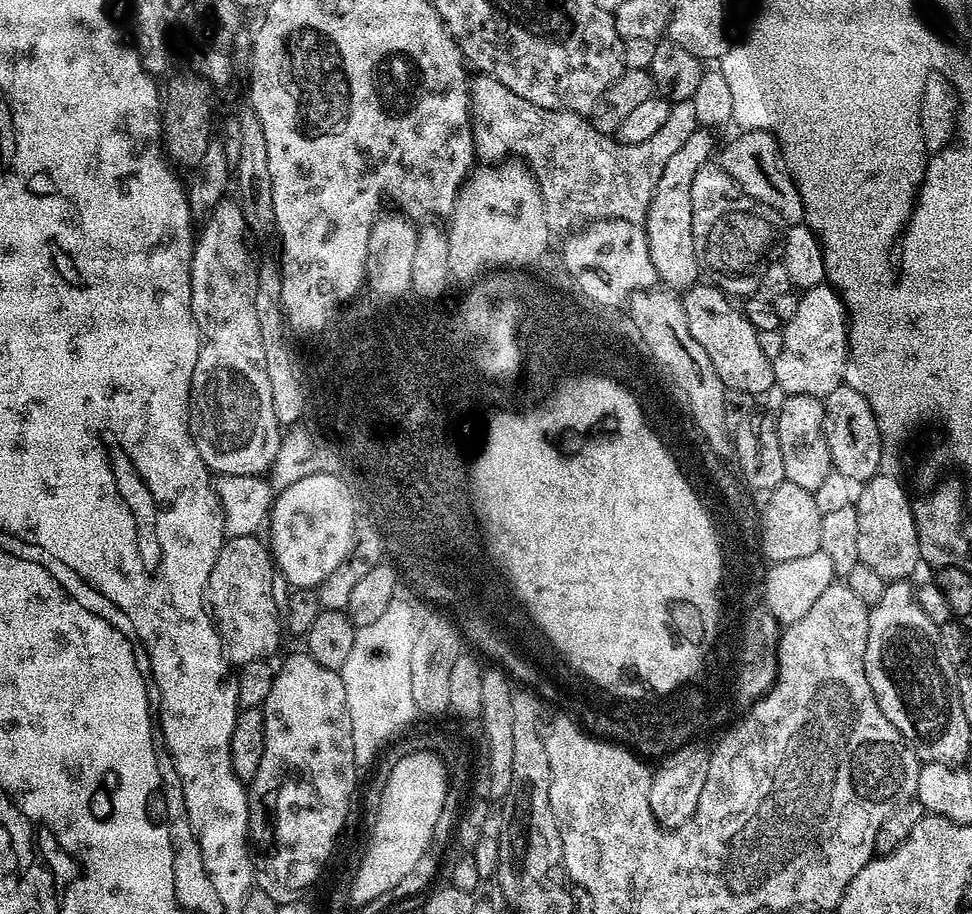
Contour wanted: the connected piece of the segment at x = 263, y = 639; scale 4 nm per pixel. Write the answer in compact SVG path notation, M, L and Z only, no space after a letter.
M234 536L225 539L222 550L214 562L214 570L210 570L206 604L216 622L216 630L220 633L220 641L224 643L224 651L233 665L239 666L251 660L262 660L271 657L271 652L280 644L280 628L282 632L282 616L275 606L271 580L274 577L274 561L269 545L263 539L251 536Z

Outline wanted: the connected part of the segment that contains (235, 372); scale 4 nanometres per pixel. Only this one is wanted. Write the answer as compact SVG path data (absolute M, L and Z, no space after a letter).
M224 198L203 221L192 250L190 266L190 298L192 313L200 331L198 360L194 362L194 378L188 399L188 425L192 431L194 446L202 454L202 462L209 473L221 476L263 477L271 469L278 454L282 437L282 425L276 416L269 375L266 374L265 351L262 334L259 333L258 314L254 298L257 275L254 264L248 261L248 248L244 245L246 227L243 210L235 199Z

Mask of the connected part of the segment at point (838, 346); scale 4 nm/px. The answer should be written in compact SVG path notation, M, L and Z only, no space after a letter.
M827 282L815 284L801 296L804 297L797 302L796 313L789 320L787 317L783 321L782 331L779 333L780 349L772 356L775 387L781 388L781 393L789 396L806 394L823 398L826 394L830 394L830 390L834 390L842 383L844 367L848 365L848 314L844 310L840 293Z

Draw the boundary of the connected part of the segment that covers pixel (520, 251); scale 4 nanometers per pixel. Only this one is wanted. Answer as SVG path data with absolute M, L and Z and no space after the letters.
M516 158L473 167L456 195L446 224L448 274L453 281L461 280L464 286L497 270L524 270L527 264L539 265L550 248L550 229L540 188L528 165Z

